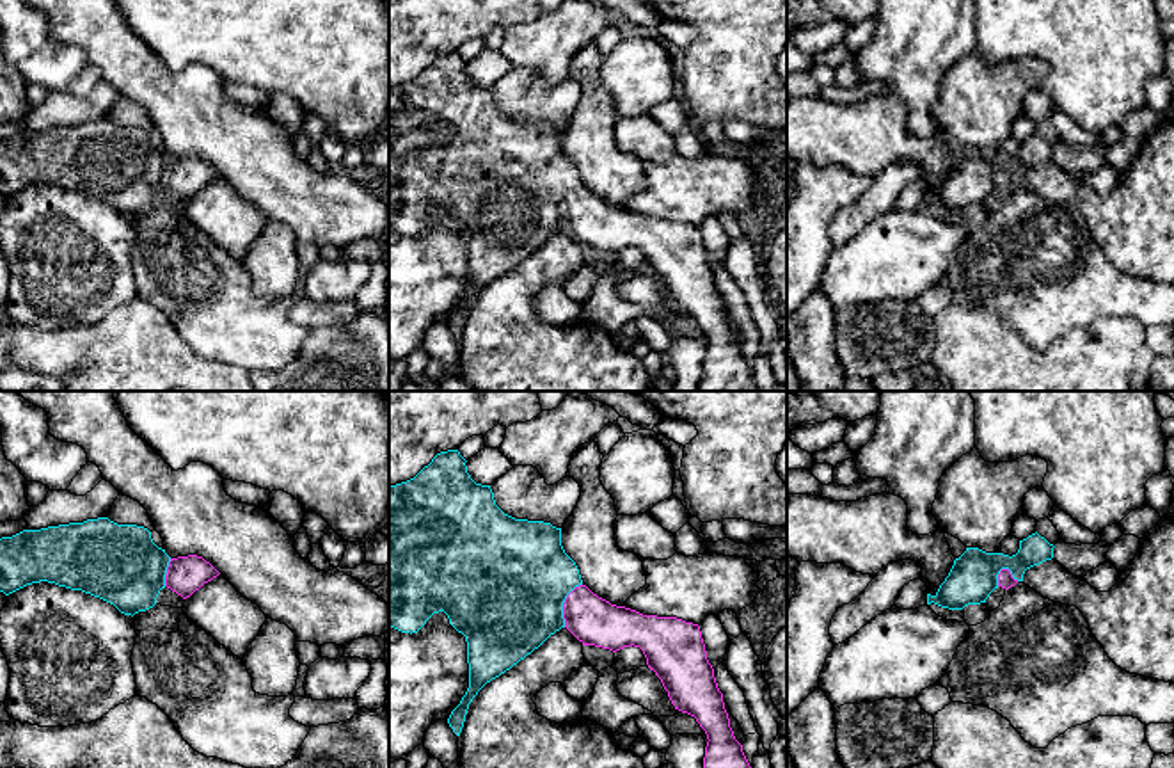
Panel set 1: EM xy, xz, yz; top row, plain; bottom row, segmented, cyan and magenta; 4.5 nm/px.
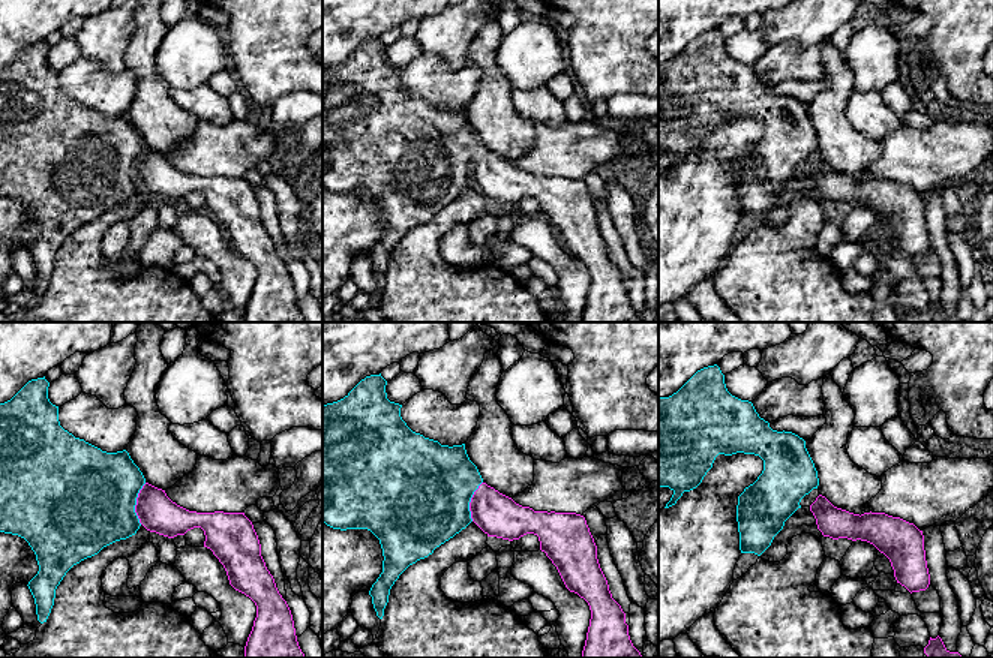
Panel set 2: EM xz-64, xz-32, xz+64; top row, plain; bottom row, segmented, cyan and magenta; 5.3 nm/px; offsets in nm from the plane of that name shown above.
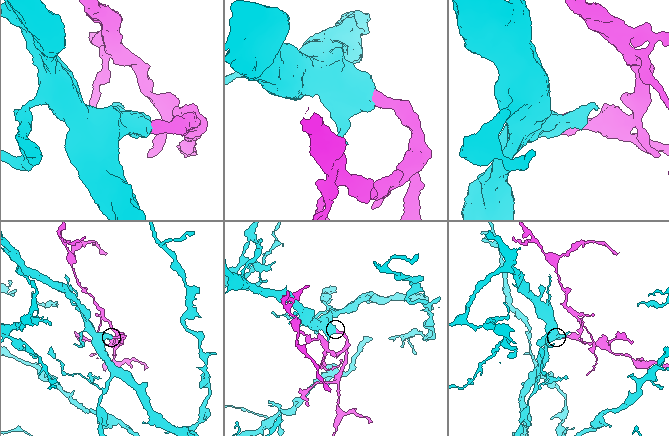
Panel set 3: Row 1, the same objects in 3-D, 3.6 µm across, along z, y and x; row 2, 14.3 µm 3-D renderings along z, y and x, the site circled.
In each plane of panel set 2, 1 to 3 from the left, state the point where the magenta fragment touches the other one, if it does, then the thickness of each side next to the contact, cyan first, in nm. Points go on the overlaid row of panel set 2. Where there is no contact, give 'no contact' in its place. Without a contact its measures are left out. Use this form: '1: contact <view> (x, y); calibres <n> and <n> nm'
1: contact xz-64 (135, 504); calibres 500 and 200 nm
2: contact xz-32 (470, 501); calibres 500 and 220 nm
3: no contact

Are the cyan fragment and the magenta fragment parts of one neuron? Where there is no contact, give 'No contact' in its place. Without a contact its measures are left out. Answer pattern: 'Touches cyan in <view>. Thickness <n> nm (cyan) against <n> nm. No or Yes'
Touches cyan in xz. Thickness 500 nm (cyan) against 220 nm. Yes

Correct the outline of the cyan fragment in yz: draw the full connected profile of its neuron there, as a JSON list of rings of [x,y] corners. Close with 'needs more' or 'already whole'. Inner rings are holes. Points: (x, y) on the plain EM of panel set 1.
[[[1037,133],[1019,142],[1016,156],[986,155],[979,149],[954,162],[954,167],[934,197],[927,196],[927,206],[934,204],[948,212],[963,212],[968,206],[986,204],[989,196],[1002,188],[1011,190],[1023,183],[1027,171],[1053,160],[1053,146]]]; needs more

